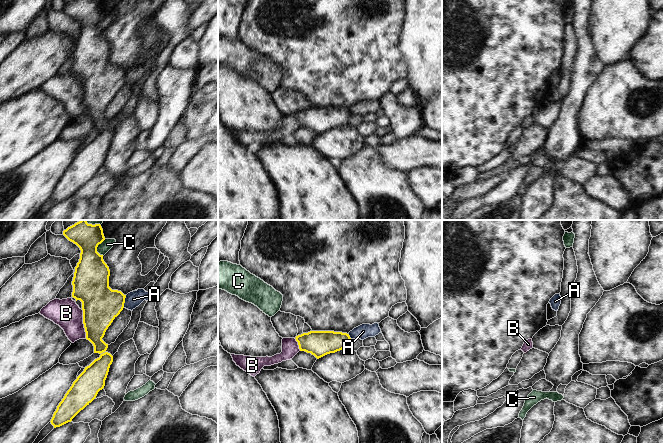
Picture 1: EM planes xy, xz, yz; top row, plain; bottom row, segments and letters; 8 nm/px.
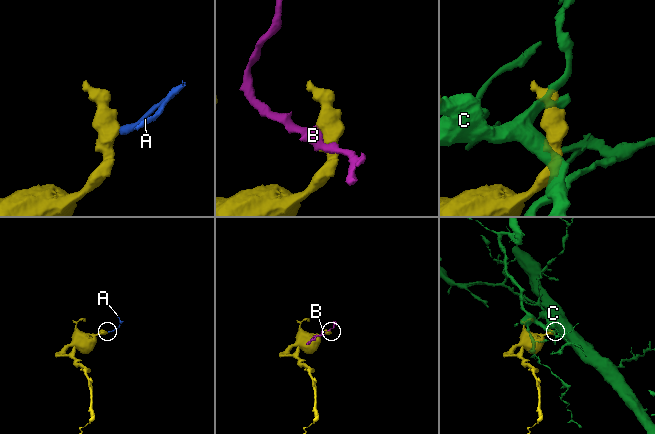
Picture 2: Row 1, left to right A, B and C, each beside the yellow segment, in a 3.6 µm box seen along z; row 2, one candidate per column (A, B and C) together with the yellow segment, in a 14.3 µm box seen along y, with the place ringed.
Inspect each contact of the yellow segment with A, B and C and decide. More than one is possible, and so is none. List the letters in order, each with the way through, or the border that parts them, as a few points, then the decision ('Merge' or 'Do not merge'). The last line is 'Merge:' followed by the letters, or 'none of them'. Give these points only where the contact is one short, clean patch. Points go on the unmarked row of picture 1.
A: Boundary: xy (126, 71), (123, 83). Do not merge
B: Do not merge
C: Boundary: xy (105, 15), (97, 23), (97, 28), (100, 31). Do not merge
Merge: none of them.

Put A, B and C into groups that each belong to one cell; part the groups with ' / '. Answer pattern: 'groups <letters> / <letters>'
groups A / B / C

